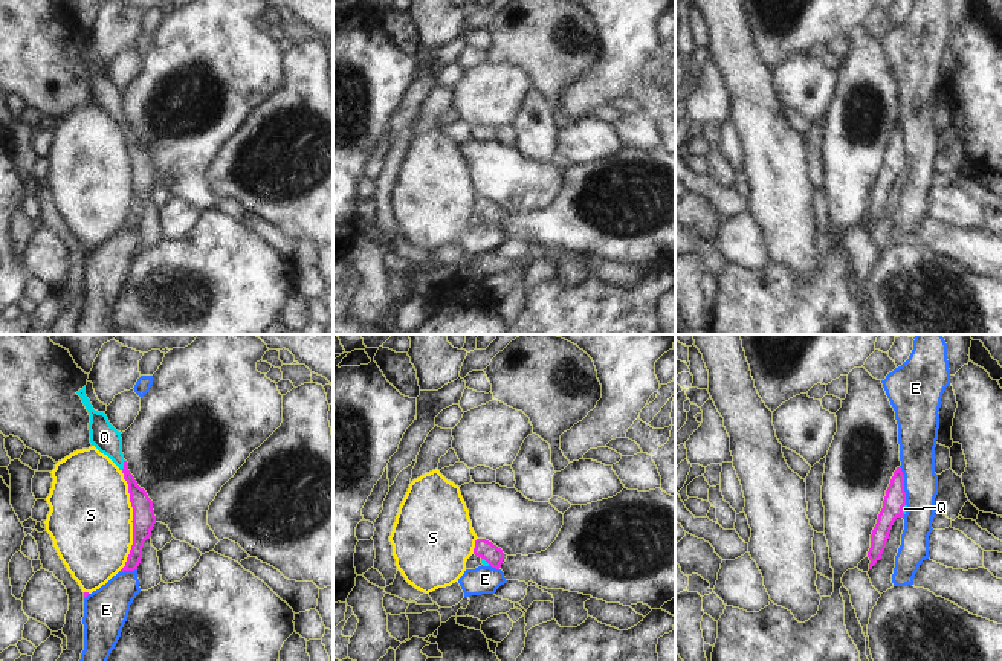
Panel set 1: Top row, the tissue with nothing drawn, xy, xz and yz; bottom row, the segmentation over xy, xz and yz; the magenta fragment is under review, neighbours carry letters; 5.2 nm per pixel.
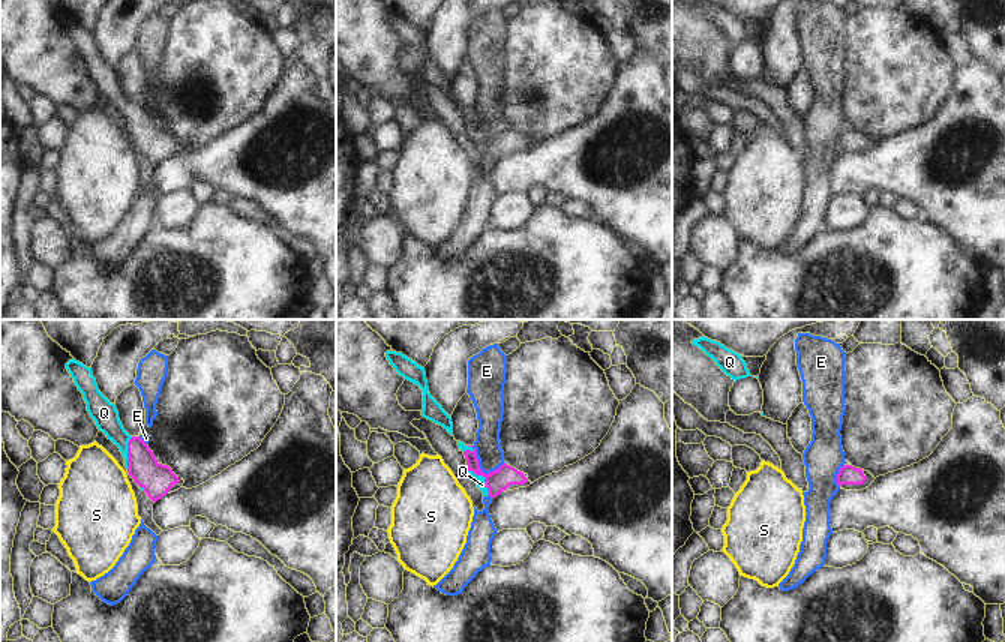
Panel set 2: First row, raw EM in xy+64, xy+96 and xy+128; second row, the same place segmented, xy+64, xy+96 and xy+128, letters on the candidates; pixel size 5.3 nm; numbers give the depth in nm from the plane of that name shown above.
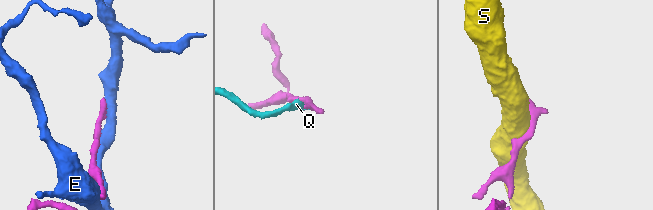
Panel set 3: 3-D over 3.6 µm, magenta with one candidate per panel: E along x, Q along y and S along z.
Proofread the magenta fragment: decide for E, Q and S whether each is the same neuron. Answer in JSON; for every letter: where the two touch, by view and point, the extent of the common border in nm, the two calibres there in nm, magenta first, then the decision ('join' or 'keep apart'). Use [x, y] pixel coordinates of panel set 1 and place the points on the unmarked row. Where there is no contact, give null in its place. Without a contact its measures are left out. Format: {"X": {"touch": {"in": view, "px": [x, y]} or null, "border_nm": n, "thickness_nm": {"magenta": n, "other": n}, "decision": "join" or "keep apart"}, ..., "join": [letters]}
{"E": {"touch": {"in": "yz", "px": [903, 144]}, "border_nm": 220, "thickness_nm": {"magenta": 110, "other": 190}, "decision": "keep apart"}, "Q": {"touch": {"in": "xy", "px": [124, 122]}, "border_nm": 60, "thickness_nm": {"magenta": 110, "other": 150}, "decision": "join"}, "S": {"touch": {"in": "xy", "px": [132, 179]}, "border_nm": 550, "thickness_nm": {"magenta": 120, "other": 440}, "decision": "keep apart"}, "join": ["Q"]}

